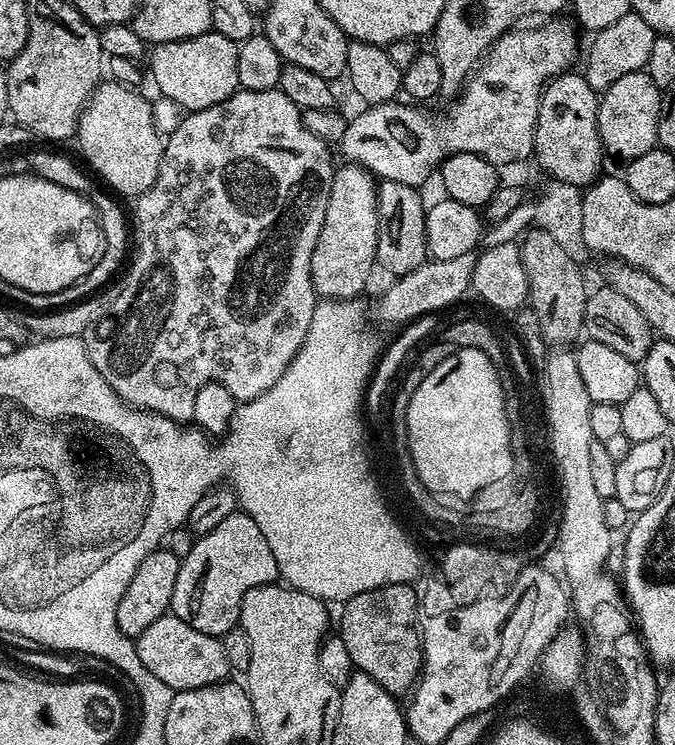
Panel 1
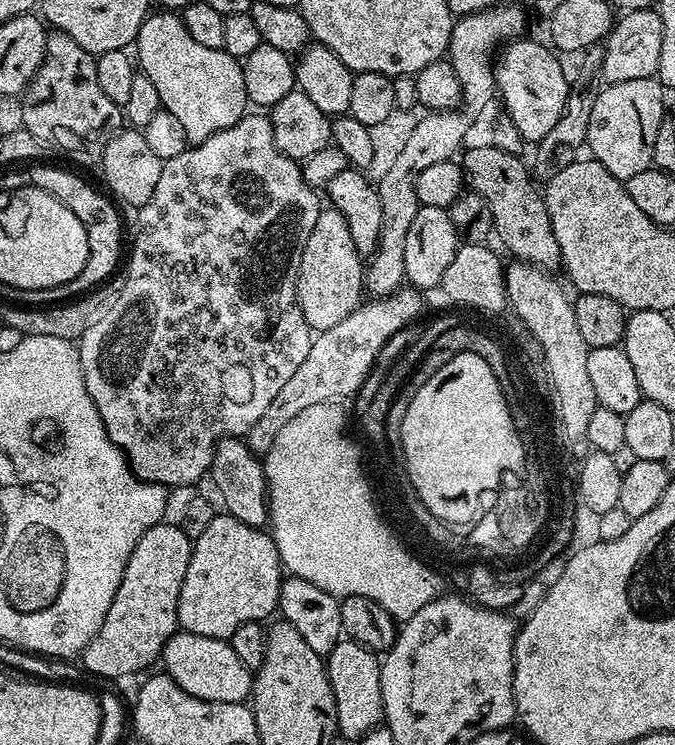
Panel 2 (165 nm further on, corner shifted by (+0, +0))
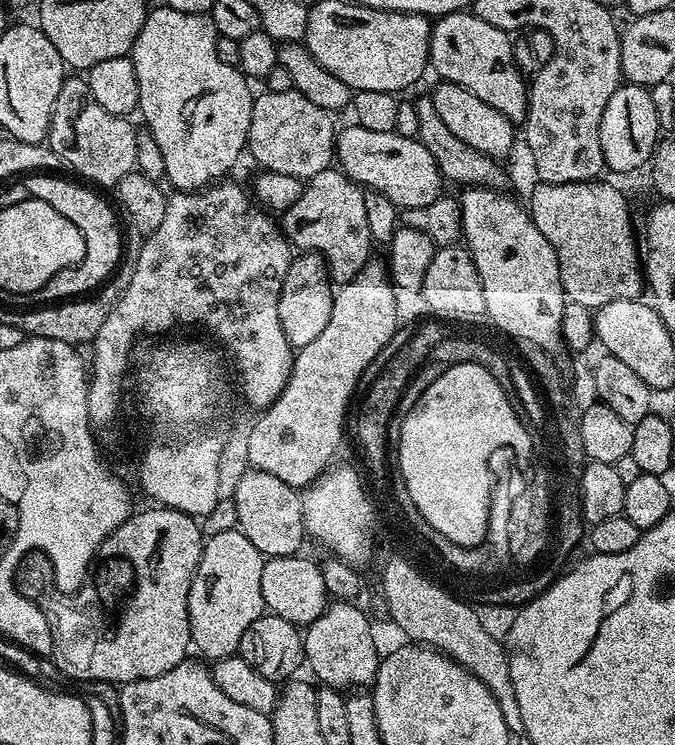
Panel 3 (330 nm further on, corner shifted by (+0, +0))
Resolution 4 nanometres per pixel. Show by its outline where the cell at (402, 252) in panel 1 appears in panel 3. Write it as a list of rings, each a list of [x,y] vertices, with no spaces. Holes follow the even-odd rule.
[[[333,166],[311,176],[304,184],[302,194],[298,194],[298,202],[294,202],[294,206],[290,206],[282,214],[282,231],[289,245],[301,253],[315,252],[317,256],[323,256],[328,266],[328,275],[336,286],[352,281],[373,255],[374,245],[370,225],[366,223],[364,194],[365,189],[355,184],[346,173],[340,171],[339,167]]]

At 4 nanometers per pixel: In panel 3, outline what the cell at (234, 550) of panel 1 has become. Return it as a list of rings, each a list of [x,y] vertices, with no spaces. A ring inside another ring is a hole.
[[[236,528],[207,537],[190,586],[188,617],[190,634],[205,661],[215,662],[240,651],[242,634],[254,618],[265,615],[262,598],[262,566],[266,557]]]

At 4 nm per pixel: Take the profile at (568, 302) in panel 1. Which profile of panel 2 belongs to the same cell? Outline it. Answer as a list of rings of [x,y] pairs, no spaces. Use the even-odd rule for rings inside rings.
[[[495,146],[467,149],[463,156],[462,171],[466,177],[467,187],[473,192],[482,194],[482,198],[486,198],[490,202],[490,214],[494,214],[492,231],[498,237],[498,240],[500,236],[501,242],[508,247],[508,252],[512,255],[512,258],[525,264],[532,264],[536,268],[543,268],[545,270],[559,269],[561,262],[558,238],[554,238],[554,230],[550,222],[548,207],[544,201],[541,189],[539,187],[535,188],[537,185],[530,175],[529,165],[525,161],[523,164],[519,160],[521,157],[517,153],[507,152]]]

